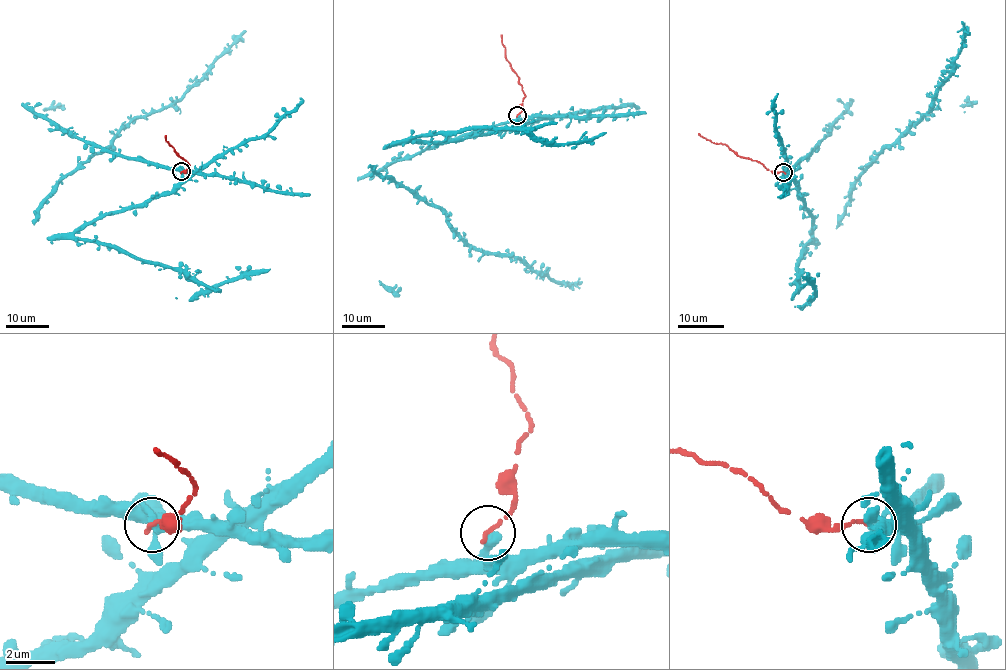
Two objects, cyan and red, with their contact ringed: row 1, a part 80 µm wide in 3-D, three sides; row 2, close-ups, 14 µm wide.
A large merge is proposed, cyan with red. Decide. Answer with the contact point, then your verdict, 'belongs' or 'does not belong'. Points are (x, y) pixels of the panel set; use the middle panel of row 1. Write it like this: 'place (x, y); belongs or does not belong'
place (517, 115); belongs

